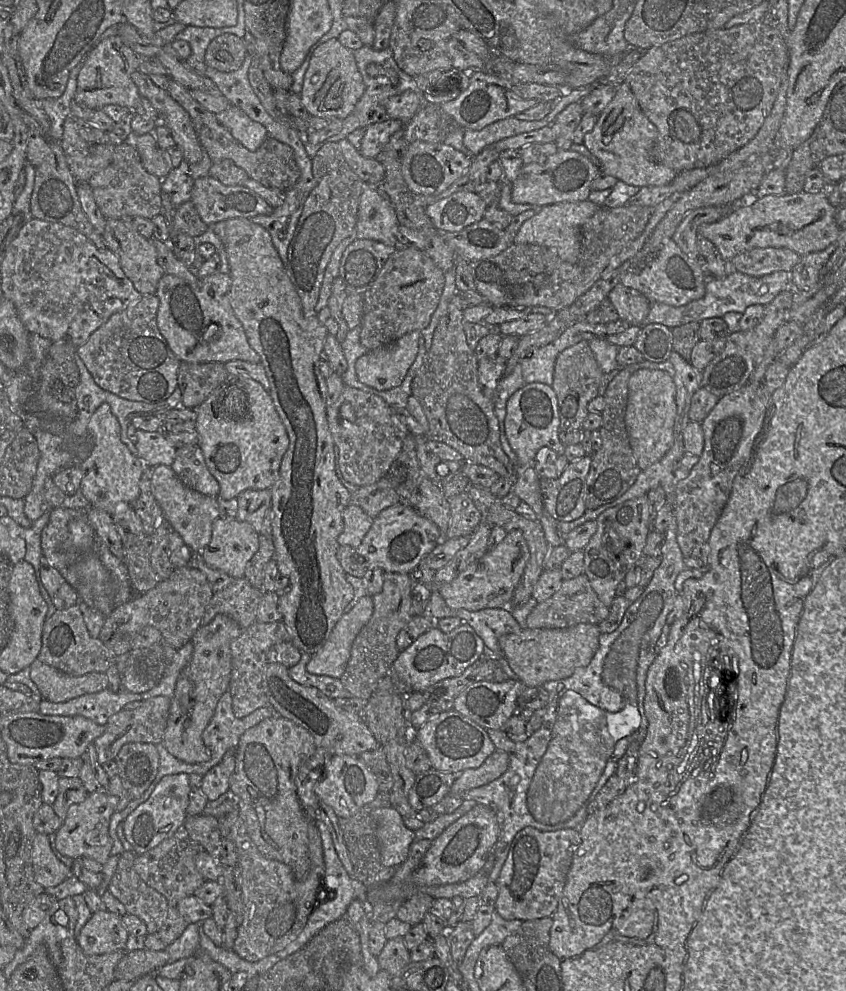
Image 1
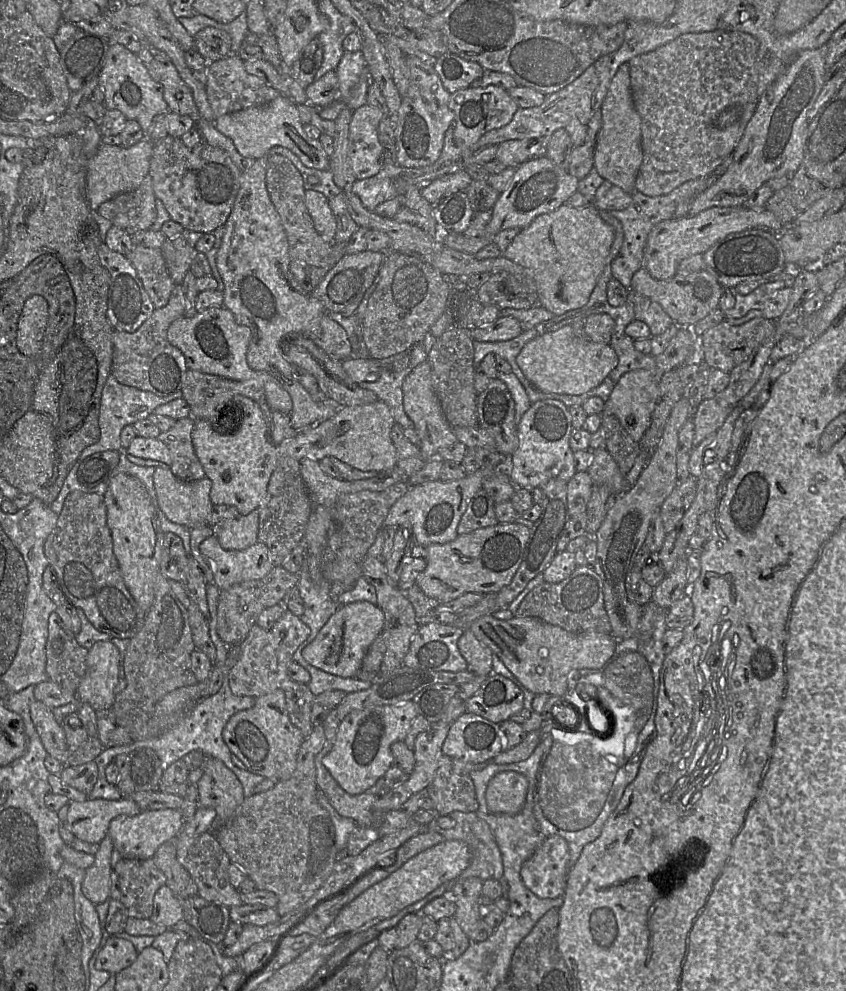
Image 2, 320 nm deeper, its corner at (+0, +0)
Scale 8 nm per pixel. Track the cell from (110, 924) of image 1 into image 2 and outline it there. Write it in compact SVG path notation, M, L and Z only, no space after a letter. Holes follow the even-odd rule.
M109 936L95 961L95 968L116 975L132 965L138 952L130 941L117 936Z

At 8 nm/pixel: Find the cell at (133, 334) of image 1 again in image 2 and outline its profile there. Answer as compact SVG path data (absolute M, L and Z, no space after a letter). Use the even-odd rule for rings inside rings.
M175 285L168 303L155 309L151 316L134 332L114 331L111 374L120 384L169 396L181 391L188 370L184 354L167 339L173 321L185 314L185 296L181 285Z

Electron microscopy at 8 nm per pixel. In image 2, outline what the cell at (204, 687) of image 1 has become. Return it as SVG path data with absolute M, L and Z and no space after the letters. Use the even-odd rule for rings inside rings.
M206 756L201 769L203 774L196 783L199 792L198 804L200 807L213 808L216 811L217 816L211 831L214 832L231 820L246 797L241 782L221 760Z

